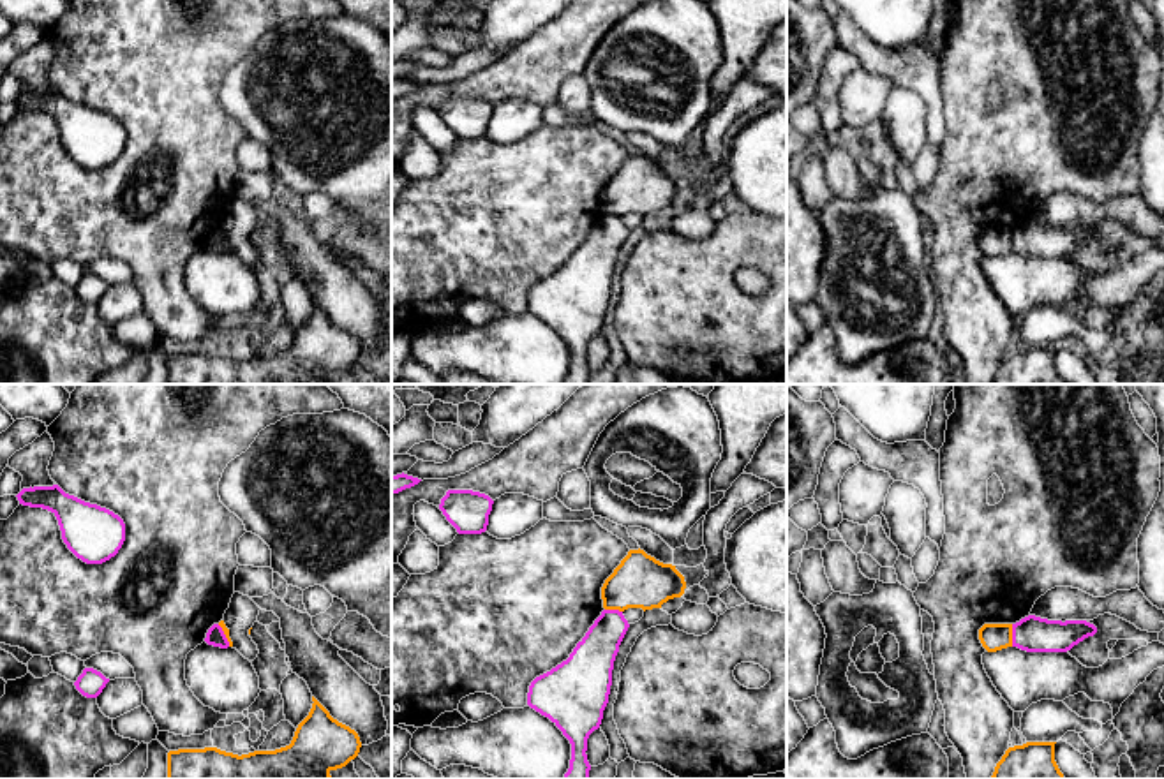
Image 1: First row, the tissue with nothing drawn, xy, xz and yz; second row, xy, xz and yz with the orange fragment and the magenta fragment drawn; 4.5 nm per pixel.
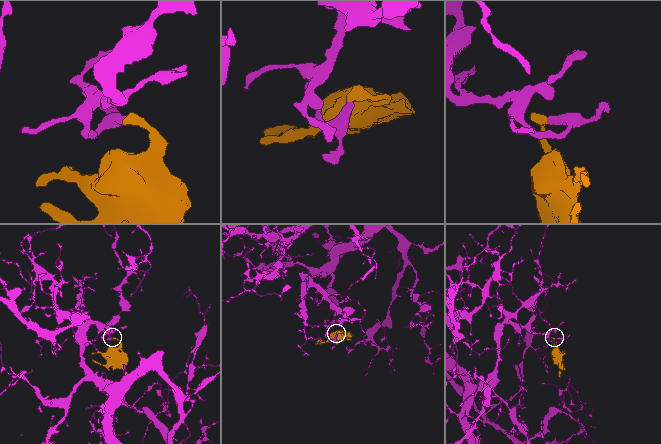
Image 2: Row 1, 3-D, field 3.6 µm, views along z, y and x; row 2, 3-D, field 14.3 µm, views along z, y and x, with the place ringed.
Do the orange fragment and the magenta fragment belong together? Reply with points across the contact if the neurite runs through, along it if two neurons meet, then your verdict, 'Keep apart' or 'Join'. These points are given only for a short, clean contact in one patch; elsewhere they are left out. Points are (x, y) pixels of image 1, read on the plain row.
Keep apart

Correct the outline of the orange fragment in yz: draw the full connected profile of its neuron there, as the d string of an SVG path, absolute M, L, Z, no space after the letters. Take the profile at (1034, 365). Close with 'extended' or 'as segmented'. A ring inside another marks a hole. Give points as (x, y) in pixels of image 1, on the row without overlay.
M1026 347L1005 356L989 384L1065 384L1055 367L1056 347Z | as segmented

